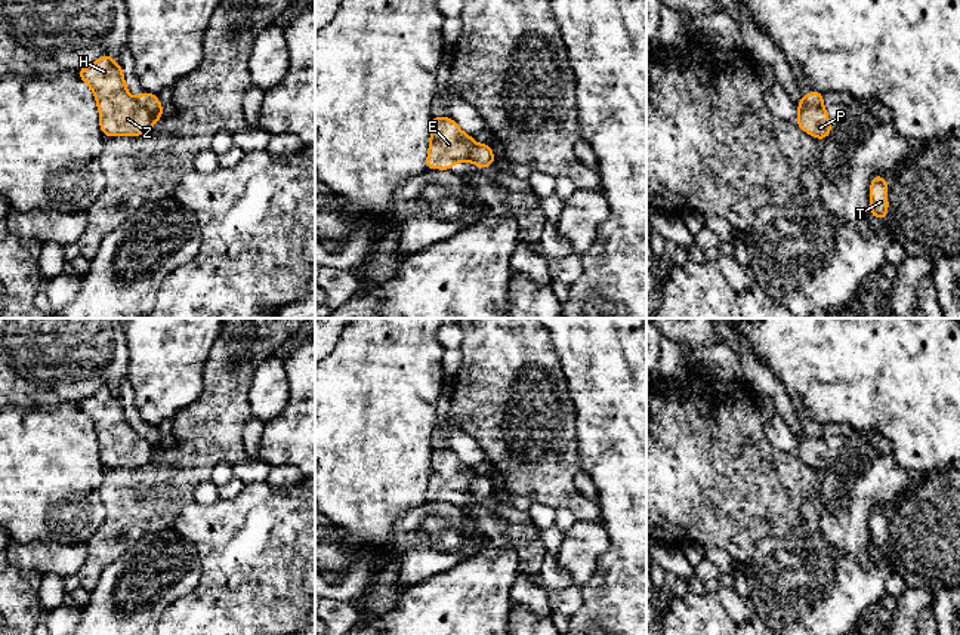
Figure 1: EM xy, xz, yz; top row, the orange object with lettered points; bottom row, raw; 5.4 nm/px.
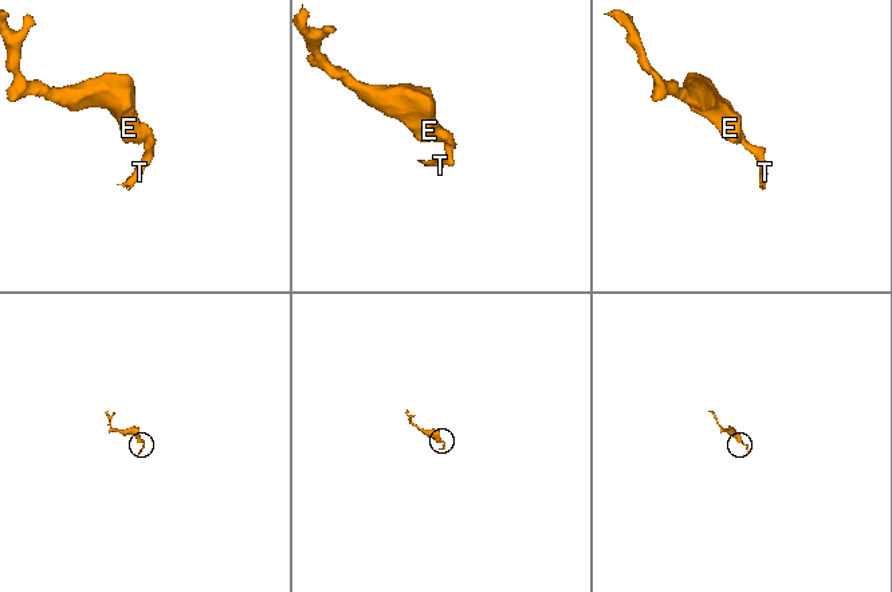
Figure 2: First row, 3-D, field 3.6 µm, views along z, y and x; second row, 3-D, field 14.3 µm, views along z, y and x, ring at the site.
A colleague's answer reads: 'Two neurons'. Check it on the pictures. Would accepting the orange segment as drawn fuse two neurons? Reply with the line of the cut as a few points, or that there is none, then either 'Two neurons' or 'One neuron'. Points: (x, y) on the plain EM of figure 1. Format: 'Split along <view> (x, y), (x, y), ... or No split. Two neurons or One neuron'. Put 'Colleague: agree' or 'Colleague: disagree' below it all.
Split along xy (133, 429), (156, 452). Two neurons
Colleague: agree

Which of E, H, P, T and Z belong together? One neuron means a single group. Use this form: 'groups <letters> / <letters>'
groups E H P Z / T

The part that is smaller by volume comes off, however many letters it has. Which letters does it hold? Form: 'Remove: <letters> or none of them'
Remove: T

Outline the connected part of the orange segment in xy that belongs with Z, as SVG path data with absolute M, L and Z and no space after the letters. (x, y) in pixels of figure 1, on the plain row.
M109 386L77 403L93 422L99 457L108 468L139 468L151 462L155 450L127 422L121 397Z

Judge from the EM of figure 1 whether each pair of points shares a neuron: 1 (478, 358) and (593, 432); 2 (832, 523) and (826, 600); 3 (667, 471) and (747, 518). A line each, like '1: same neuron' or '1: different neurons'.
1: different neurons
2: different neurons
3: same neuron

